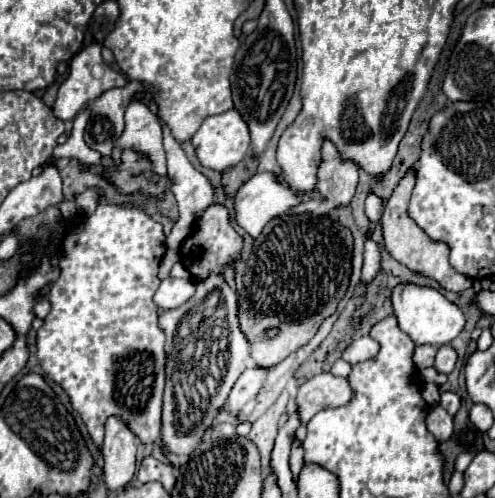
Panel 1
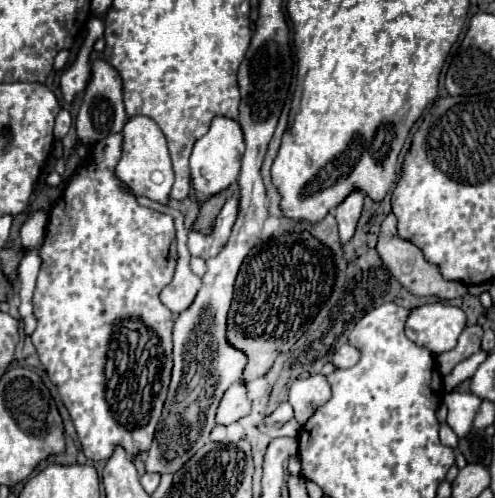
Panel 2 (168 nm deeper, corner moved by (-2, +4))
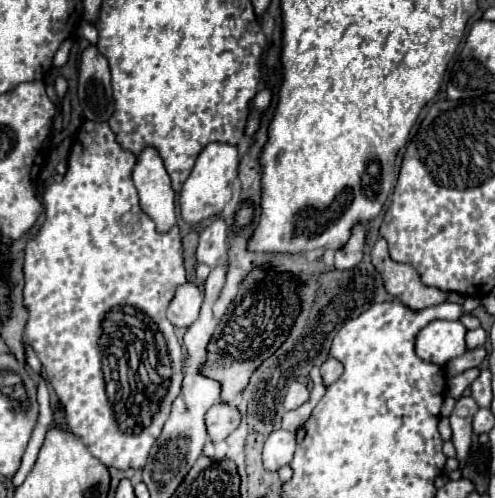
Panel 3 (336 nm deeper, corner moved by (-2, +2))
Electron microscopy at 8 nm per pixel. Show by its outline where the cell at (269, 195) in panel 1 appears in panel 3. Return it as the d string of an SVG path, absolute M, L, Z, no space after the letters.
M214 218L198 236L196 260L216 266L226 256L226 224L222 218Z

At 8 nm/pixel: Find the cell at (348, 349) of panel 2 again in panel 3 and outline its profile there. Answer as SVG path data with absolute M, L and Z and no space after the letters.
M334 358L326 360L326 362L320 366L320 374L322 374L324 386L330 386L332 382L336 382L336 380L340 378L342 370L344 370L344 366L342 366L338 360L334 360Z

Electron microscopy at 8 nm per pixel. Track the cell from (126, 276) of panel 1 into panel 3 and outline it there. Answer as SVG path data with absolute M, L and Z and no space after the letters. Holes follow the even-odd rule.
M84 120L62 182L54 182L44 192L46 220L28 240L24 256L24 302L28 310L24 340L32 346L62 400L70 430L84 440L100 462L120 470L146 466L150 448L182 388L184 374L182 344L166 318L174 290L186 282L182 242L178 226L160 234L140 210L132 182L134 164L136 156L118 146L108 122ZM162 340L164 350L158 348Z

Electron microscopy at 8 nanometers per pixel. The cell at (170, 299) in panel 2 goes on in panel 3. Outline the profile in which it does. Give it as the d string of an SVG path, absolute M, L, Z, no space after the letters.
M186 282L176 290L174 300L168 306L168 320L176 328L188 328L200 314L202 296L194 282Z

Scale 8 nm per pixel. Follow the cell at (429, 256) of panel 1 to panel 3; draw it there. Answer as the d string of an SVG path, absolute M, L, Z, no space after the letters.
M378 240L374 244L370 258L374 262L374 268L382 274L386 292L396 296L410 310L422 310L428 306L442 304L446 300L446 292L424 286L410 264L392 262L388 254L388 244L384 240Z

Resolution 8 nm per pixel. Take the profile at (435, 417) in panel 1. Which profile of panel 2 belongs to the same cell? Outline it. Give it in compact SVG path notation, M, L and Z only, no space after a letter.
M440 424L440 440L450 448L458 446L458 436L454 436L454 430L448 424Z

